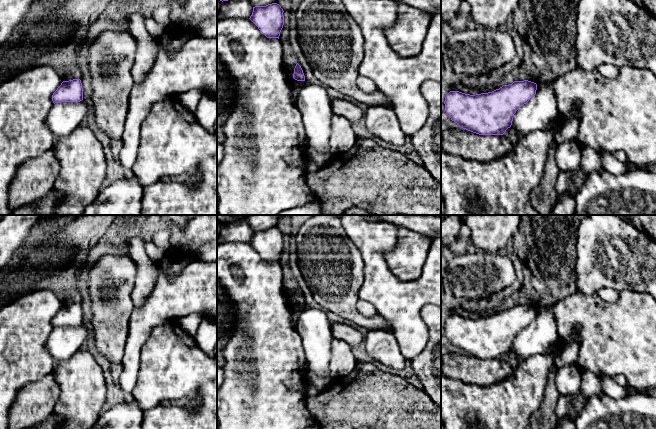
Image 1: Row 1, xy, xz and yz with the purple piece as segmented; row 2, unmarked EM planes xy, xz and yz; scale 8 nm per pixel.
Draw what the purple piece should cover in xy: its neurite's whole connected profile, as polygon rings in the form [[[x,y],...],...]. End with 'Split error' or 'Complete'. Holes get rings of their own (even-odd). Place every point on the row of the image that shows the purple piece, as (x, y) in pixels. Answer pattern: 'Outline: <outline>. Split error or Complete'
Outline: [[[80,79],[63,81],[52,95],[53,103],[80,102],[83,100],[83,88]]]. Complete

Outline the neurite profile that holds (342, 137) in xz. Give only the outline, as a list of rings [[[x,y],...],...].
[[[333,115],[329,135],[332,154],[349,151],[355,145],[356,139],[357,134],[351,122],[343,116]]]

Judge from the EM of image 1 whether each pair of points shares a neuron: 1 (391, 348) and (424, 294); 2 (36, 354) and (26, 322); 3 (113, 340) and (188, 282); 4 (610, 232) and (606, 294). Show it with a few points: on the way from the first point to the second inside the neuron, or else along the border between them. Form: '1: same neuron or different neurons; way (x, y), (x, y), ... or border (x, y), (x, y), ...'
1: different neurons; border (392, 331), (399, 350), (405, 358)
2: same neuron; way (28, 346), (26, 344), (26, 330)
3: different neurons; border (134, 308), (129, 321), (129, 332), (124, 351)
4: different neurons; border (619, 291), (613, 288), (600, 288), (596, 292)

